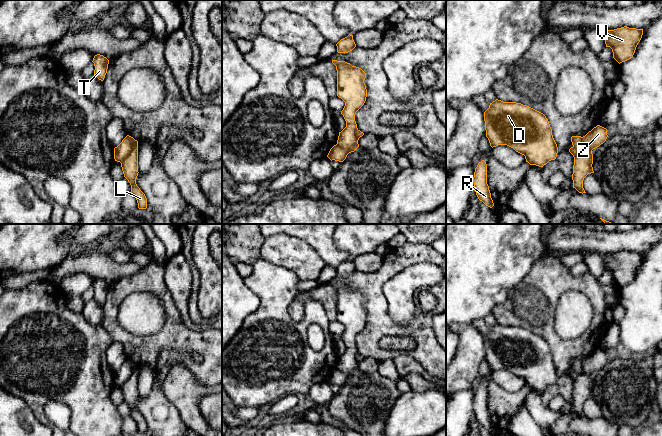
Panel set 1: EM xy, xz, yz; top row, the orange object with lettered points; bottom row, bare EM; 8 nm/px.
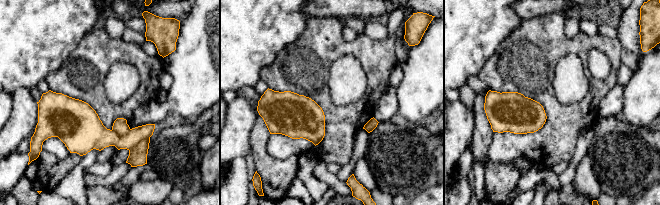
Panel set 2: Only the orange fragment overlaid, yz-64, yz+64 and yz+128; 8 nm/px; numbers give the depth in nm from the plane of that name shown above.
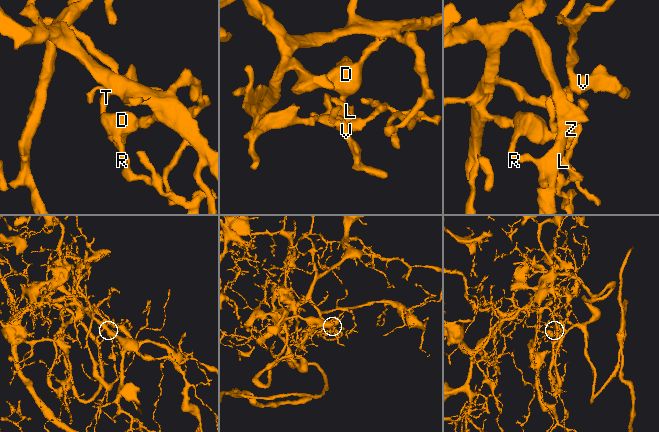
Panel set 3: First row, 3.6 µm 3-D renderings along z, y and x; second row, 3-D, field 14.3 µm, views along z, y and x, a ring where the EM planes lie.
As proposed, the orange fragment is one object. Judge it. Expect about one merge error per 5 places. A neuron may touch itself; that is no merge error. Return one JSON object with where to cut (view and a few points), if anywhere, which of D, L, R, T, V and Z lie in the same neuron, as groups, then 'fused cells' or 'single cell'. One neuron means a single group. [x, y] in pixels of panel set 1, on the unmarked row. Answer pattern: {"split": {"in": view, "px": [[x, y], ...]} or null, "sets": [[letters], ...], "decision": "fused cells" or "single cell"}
{"split": {"in": "xy", "px": [[134, 363], [131, 375], [120, 386]]}, "sets": [["D", "R", "Z"], ["L", "T", "V"]], "decision": "fused cells"}

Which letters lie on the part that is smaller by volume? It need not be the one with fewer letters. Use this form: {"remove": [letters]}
{"remove": ["L", "T", "V"]}

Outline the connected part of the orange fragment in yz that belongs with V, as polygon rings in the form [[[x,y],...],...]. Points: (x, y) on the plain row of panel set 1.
[[[627,250],[605,256],[606,271],[610,271],[613,282],[620,288],[633,281],[643,259],[643,253]]]

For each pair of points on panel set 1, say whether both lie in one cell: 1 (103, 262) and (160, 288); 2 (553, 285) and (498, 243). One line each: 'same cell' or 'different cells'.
1: different cells
2: different cells

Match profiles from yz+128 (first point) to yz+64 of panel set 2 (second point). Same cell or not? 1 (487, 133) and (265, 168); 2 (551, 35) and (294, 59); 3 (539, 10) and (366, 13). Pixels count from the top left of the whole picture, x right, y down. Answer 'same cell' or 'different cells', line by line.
1: same cell
2: same cell
3: same cell

